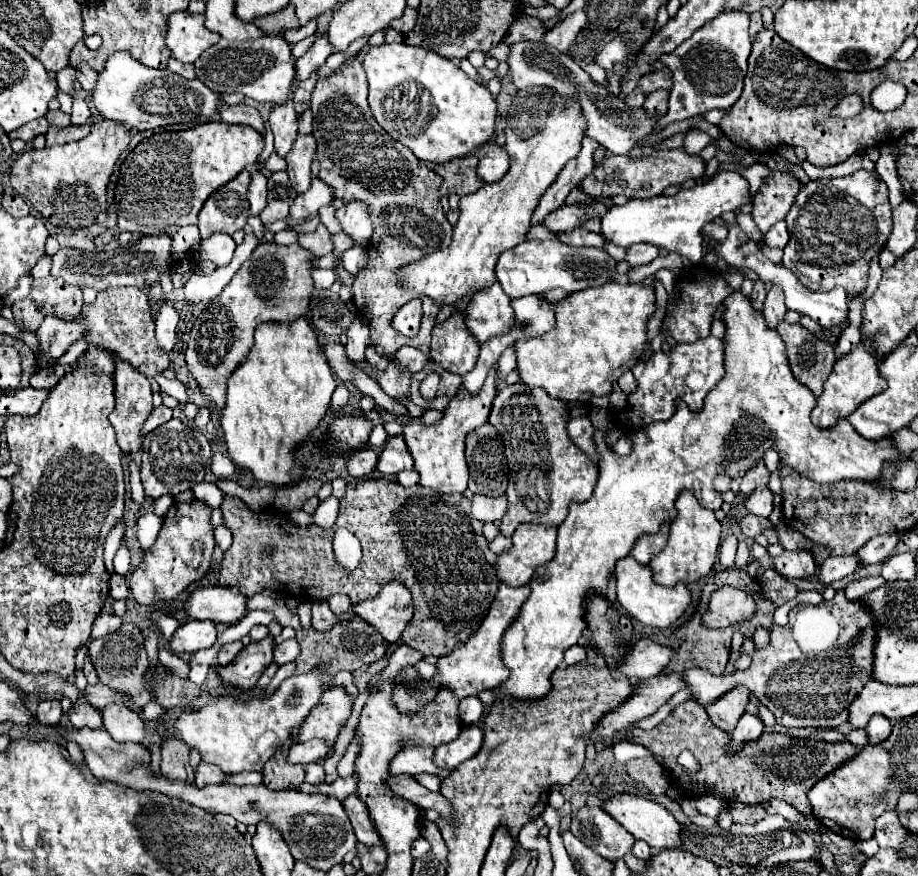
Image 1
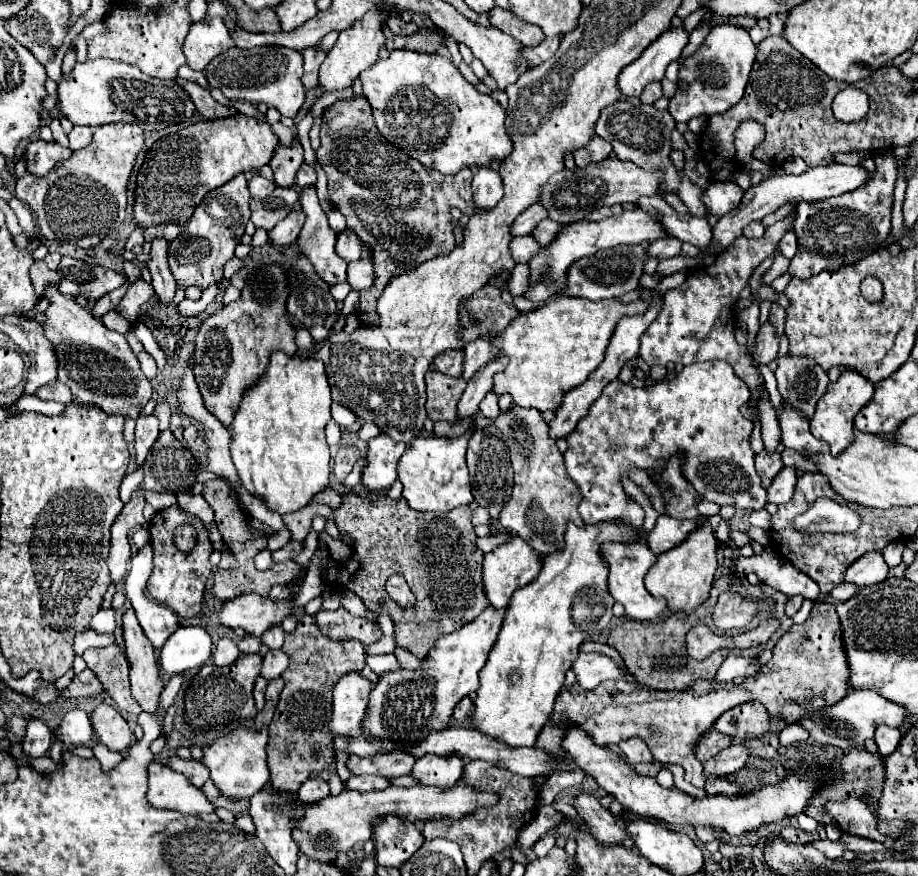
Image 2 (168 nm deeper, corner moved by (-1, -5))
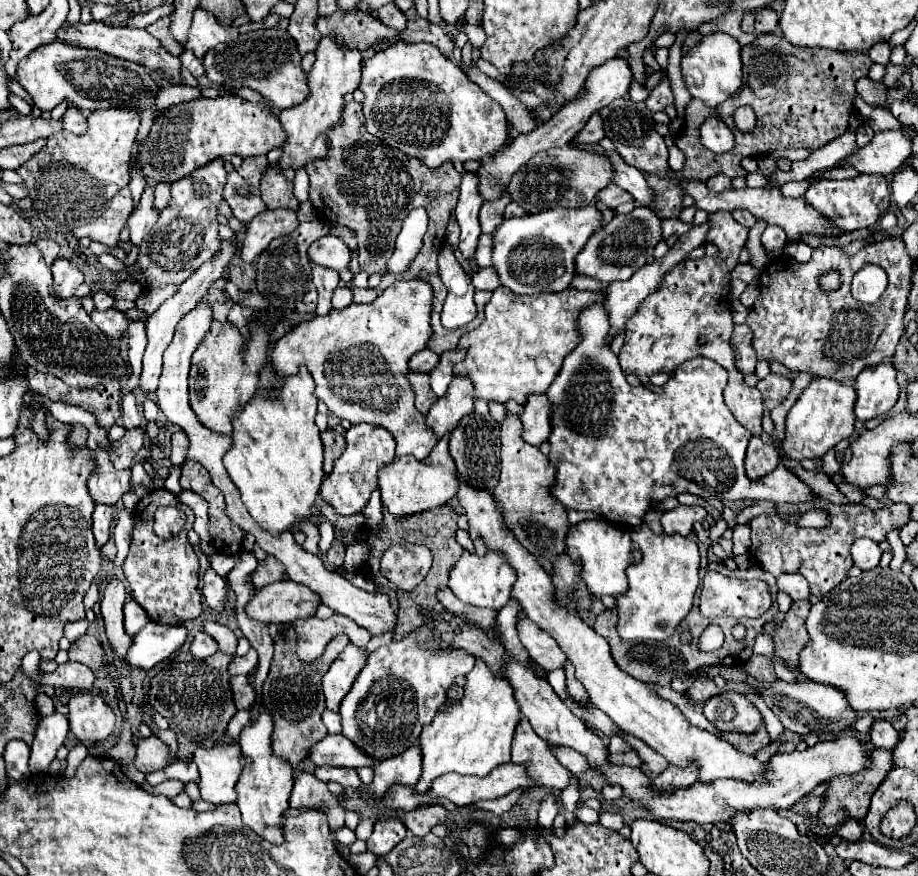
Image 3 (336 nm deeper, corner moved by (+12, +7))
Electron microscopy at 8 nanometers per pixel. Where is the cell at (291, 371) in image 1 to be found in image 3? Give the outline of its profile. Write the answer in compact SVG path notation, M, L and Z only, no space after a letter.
M299 368L295 376L281 378L285 386L281 386L279 394L281 400L273 400L271 392L267 392L265 398L253 396L249 404L241 410L237 418L233 418L233 448L225 454L225 468L233 480L233 484L239 488L243 504L247 506L249 514L255 518L255 522L269 530L271 534L281 534L285 530L291 530L293 526L315 520L315 526L321 524L323 516L313 516L313 504L321 488L321 480L325 478L323 472L323 444L319 438L319 430L315 426L315 414L317 414L317 396L313 378L309 376L307 368Z

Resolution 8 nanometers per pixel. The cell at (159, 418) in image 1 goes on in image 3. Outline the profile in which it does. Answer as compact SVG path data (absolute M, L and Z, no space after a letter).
M135 428L135 430L127 430L127 434L119 442L109 442L107 452L109 452L113 466L115 468L131 468L135 454L143 446L143 438L145 438L143 428Z

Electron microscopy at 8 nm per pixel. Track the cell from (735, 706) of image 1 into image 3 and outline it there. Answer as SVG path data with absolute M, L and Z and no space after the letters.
M723 692L703 704L703 714L721 732L753 734L763 724L759 710L739 692Z

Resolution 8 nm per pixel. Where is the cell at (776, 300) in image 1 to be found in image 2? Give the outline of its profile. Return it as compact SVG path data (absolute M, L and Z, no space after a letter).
M764 322L760 326L758 336L756 336L754 360L756 360L756 364L770 364L776 358L778 358L778 336L776 336L776 328L770 322Z

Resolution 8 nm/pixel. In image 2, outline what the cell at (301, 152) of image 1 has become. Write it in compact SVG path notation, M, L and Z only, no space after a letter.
M306 186L300 192L300 204L306 214L306 222L302 226L298 246L306 254L306 258L312 262L316 274L328 282L338 284L346 282L346 260L336 256L334 244L336 234L328 224L326 214L322 212L314 186Z

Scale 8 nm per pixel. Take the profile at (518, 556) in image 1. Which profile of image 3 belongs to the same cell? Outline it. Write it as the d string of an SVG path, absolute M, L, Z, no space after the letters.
M463 552L459 562L449 572L449 584L447 586L465 604L501 610L511 598L509 592L511 592L513 582L515 582L513 568L509 564L505 564L505 558L499 552L489 552L489 554L481 556L481 558L475 556L475 554Z

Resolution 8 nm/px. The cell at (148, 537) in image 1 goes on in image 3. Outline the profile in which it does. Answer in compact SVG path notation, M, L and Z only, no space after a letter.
M133 600L125 602L123 616L125 616L125 632L127 632L127 636L135 636L149 622L149 616L145 614L145 610Z

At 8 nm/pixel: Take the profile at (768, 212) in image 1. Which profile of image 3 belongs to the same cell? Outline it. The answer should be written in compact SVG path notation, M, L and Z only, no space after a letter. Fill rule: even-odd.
M715 212L709 216L709 242L715 242L717 248L719 248L719 254L709 258L685 258L681 260L673 270L669 270L665 276L663 276L663 282L661 286L651 292L643 302L641 306L637 308L637 312L627 320L625 328L627 328L627 336L625 336L625 344L619 352L619 364L623 368L625 374L637 374L637 376L651 376L651 374L657 374L657 372L667 372L671 374L673 370L677 370L685 360L691 360L691 358L697 358L697 356L705 356L717 364L721 364L727 372L729 372L729 398L735 402L741 404L741 408L745 412L751 412L747 410L753 402L755 402L755 426L749 426L747 430L753 434L753 436L759 436L761 434L761 414L763 414L763 402L761 402L761 392L757 388L749 388L745 386L743 382L743 374L735 368L735 356L733 356L733 350L731 350L731 344L729 344L729 338L731 338L731 332L733 332L733 320L731 320L731 310L729 310L729 302L725 302L729 298L729 284L731 284L731 270L735 268L737 264L737 258L739 258L739 252L743 250L745 246L745 240L747 240L747 234L749 230L739 226L733 216L729 212ZM701 336L707 336L707 344L705 346L697 346L697 338Z

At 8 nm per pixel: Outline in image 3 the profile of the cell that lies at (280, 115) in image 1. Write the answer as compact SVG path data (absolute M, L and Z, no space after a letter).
M269 166L261 180L261 196L265 200L265 206L269 210L275 208L289 208L299 210L299 200L293 196L293 182L285 180L285 176L279 174L279 168Z

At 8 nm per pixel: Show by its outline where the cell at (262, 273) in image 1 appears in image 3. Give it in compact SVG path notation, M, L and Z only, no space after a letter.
M213 320L209 334L193 354L193 364L189 372L189 402L193 412L197 414L199 422L221 434L231 434L233 426L231 420L241 412L241 408L249 402L249 398L255 394L255 388L259 384L259 370L265 366L267 360L267 328L251 322L253 336L247 346L247 356L241 356L243 348L243 336L233 324L221 324Z

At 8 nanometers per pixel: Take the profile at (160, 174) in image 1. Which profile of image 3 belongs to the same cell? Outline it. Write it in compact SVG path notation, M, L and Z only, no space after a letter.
M239 96L197 98L197 100L181 102L181 104L173 106L167 114L155 118L155 122L151 126L151 132L147 136L147 142L139 150L141 172L145 176L151 176L151 186L155 186L157 182L175 182L179 178L189 176L193 170L201 168L203 164L207 164L215 158L233 156L233 154L237 154L241 158L261 156L261 154L267 154L273 148L283 146L285 140L287 140L287 136L285 136L285 130L281 128L277 112L271 110L263 102L249 102L249 100L243 100Z

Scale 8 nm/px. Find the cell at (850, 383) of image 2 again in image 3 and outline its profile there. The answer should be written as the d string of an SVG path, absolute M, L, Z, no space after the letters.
M815 378L799 396L791 412L787 414L787 434L783 450L791 460L815 460L829 452L837 442L855 434L855 390L843 386L833 378Z

